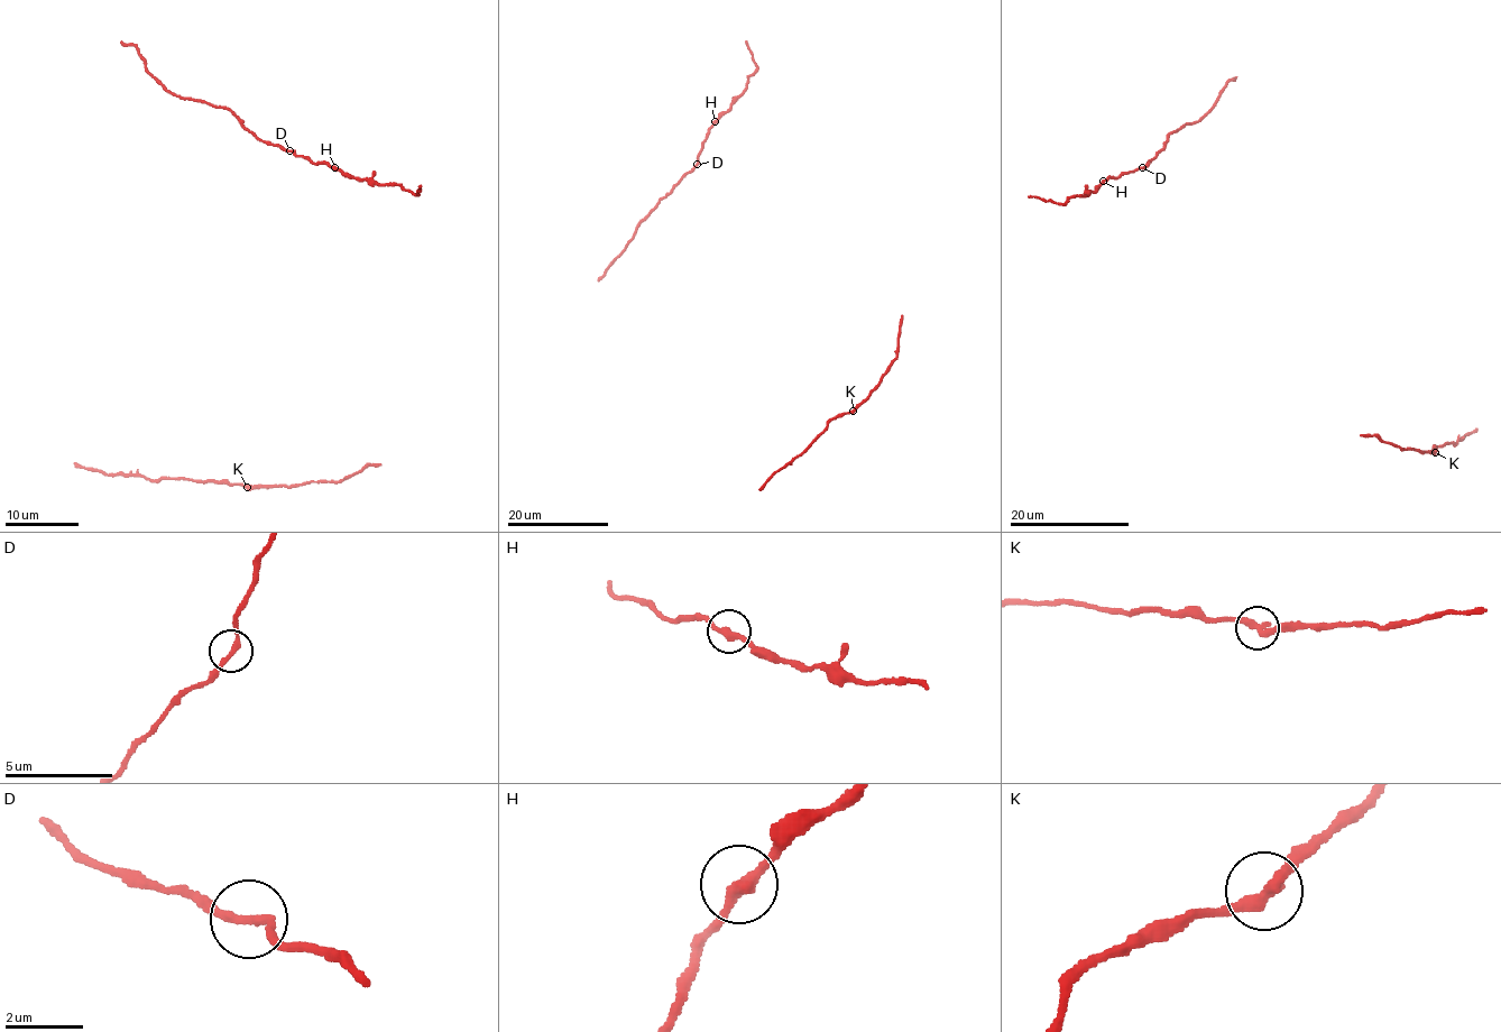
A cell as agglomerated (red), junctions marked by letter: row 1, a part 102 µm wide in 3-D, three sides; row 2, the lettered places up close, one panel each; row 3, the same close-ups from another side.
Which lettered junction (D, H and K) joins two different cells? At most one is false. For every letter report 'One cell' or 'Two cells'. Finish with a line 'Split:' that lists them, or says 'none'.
D: One cell
H: One cell
K: One cell
Split: none

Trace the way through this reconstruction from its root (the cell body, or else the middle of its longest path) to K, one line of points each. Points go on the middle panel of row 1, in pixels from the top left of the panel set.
K: (902, 315), (895, 359), (873, 390), (853, 409)

